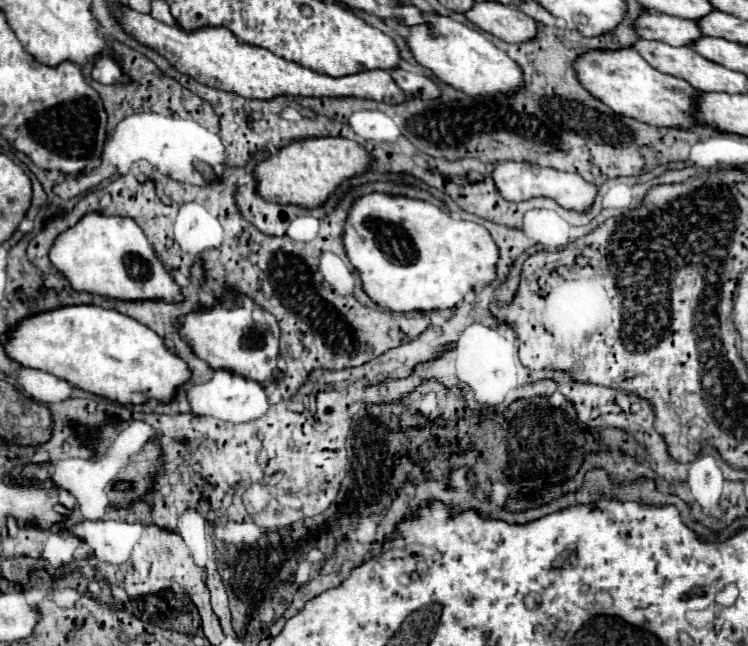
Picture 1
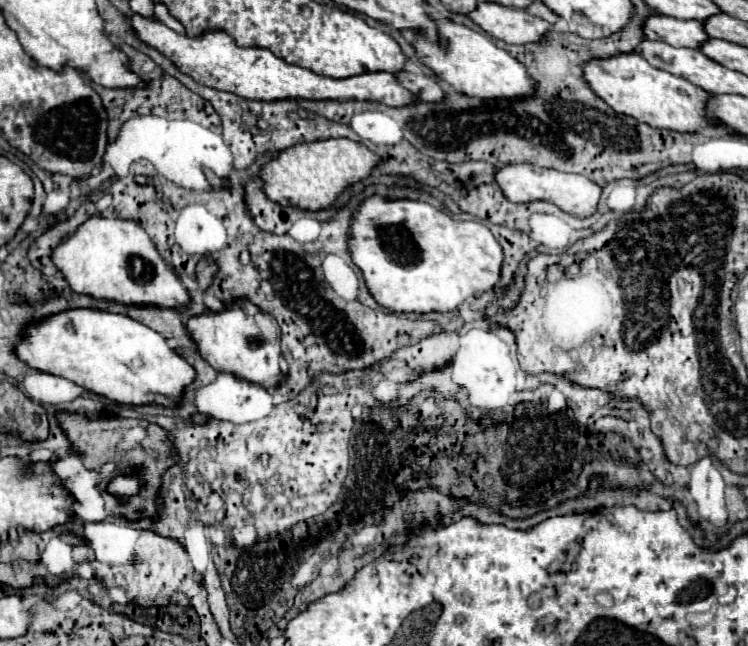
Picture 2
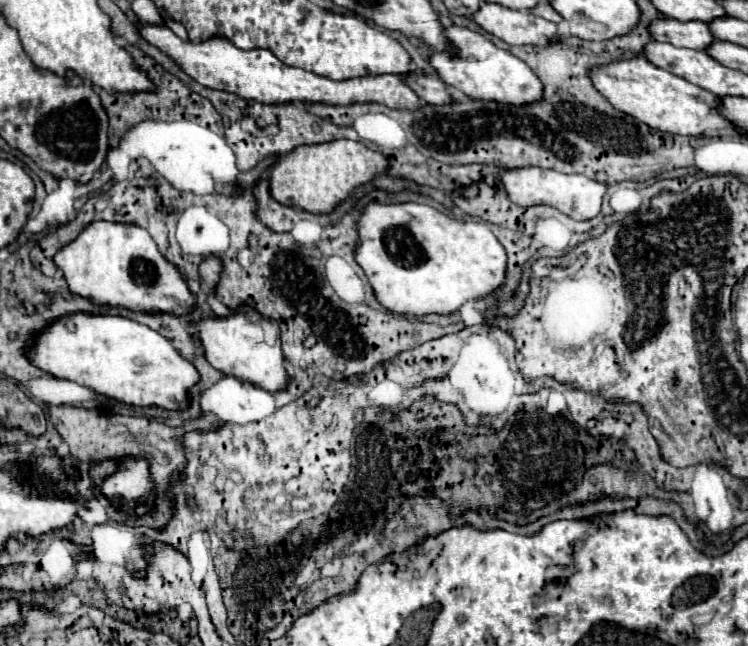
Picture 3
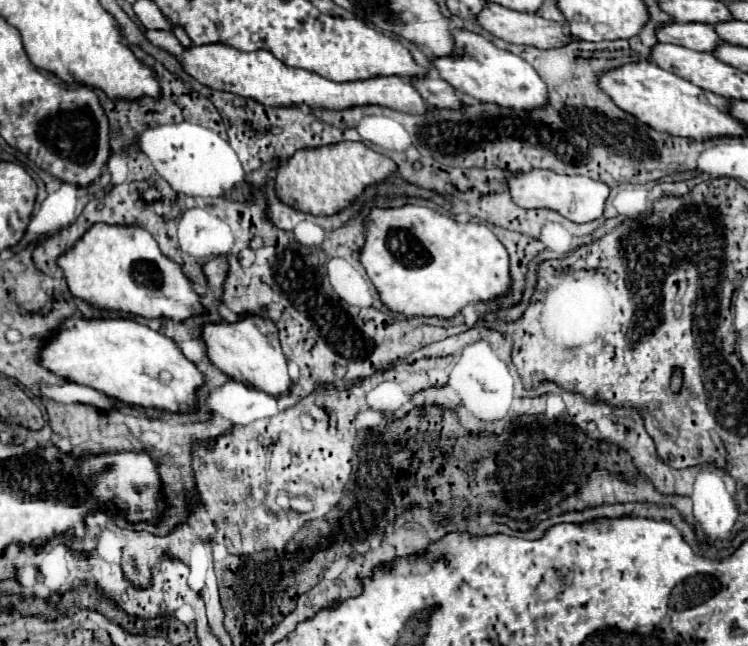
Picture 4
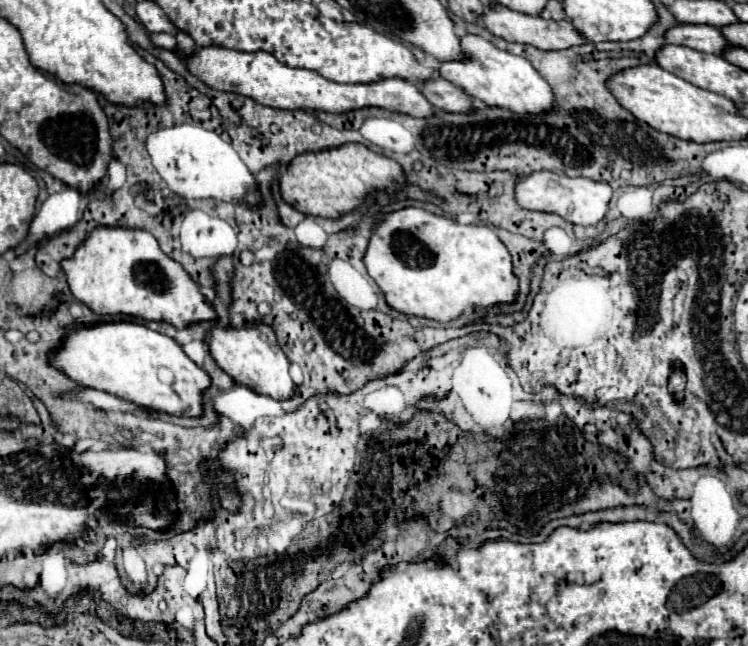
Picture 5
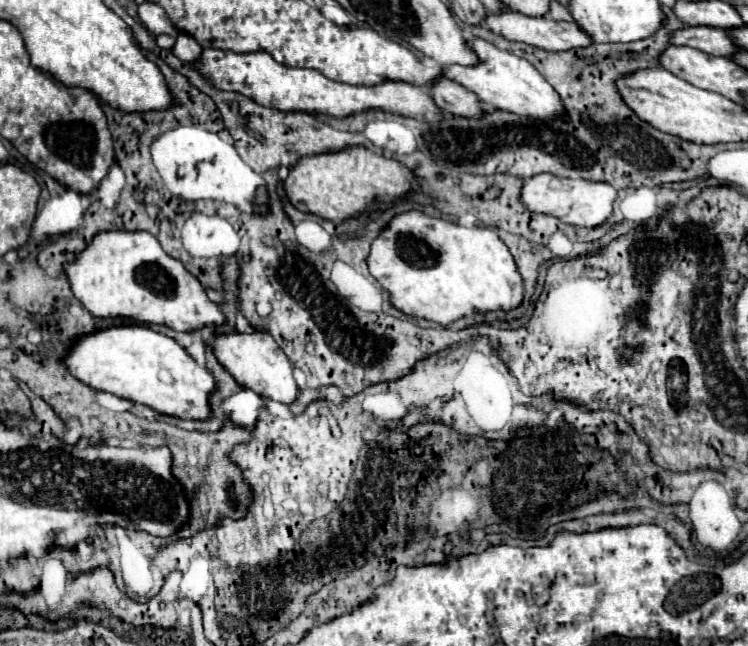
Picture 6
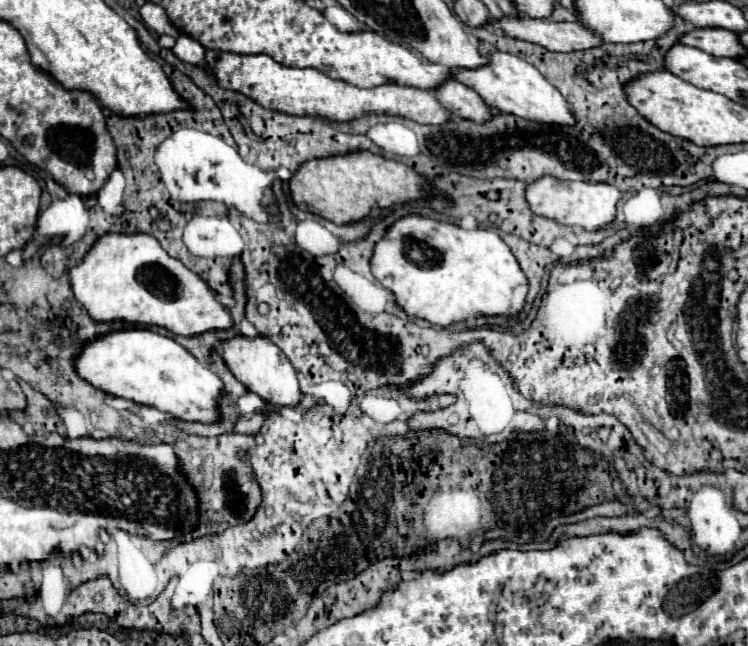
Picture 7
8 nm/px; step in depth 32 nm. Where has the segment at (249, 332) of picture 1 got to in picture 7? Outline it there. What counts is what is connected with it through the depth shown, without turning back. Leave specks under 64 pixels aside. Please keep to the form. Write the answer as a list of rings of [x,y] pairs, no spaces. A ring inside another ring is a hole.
[[[238,336],[226,340],[222,348],[224,348],[224,362],[250,392],[278,406],[296,406],[300,402],[302,392],[296,378],[296,370],[290,364],[290,360],[284,356],[284,352],[276,344],[272,344],[272,340],[268,340],[266,336],[258,336],[258,338]]]

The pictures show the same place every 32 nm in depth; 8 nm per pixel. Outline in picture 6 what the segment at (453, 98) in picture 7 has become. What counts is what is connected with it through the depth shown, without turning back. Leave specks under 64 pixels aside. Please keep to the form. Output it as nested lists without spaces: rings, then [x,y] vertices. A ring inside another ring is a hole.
[[[442,78],[438,80],[434,86],[428,88],[432,98],[436,100],[436,104],[452,114],[452,116],[466,116],[466,118],[482,118],[484,110],[480,106],[480,100],[474,92],[466,90],[464,86],[448,80],[448,78]]]

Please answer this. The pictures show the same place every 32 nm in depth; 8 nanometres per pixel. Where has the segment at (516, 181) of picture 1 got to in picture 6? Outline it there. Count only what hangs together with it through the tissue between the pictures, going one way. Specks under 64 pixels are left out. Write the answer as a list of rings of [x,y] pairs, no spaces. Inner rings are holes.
[[[540,174],[532,180],[524,180],[522,200],[524,206],[536,214],[546,214],[562,220],[564,224],[596,228],[604,224],[612,214],[612,204],[618,196],[618,190],[604,182],[590,182],[590,180],[564,180],[552,174]]]

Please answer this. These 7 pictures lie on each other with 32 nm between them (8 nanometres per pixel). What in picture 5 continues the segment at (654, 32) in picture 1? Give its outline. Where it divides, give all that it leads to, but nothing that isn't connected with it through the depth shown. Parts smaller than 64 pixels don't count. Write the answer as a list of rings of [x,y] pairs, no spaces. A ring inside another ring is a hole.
[[[680,24],[676,28],[670,28],[666,32],[666,40],[668,44],[680,44],[680,46],[688,46],[700,52],[708,52],[708,54],[724,54],[732,44],[722,36],[720,28],[712,28],[706,24]]]

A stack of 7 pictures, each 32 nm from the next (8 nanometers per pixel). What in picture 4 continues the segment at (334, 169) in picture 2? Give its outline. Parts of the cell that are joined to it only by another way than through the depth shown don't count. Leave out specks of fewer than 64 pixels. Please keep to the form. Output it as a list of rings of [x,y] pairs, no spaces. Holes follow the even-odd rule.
[[[340,142],[324,148],[300,150],[290,160],[282,162],[276,176],[276,194],[284,204],[306,214],[334,216],[348,208],[368,186],[386,182],[396,170],[396,162],[370,150],[362,142]]]

